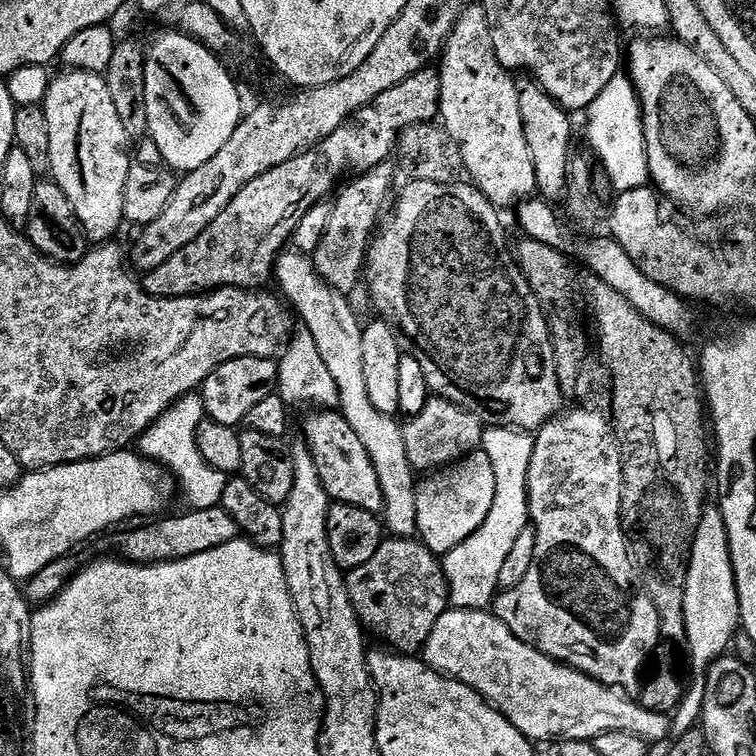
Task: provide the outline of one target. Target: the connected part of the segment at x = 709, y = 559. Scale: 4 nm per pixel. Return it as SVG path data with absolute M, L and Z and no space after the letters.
M705 507L703 516L699 520L688 563L683 609L686 610L686 647L691 653L693 668L702 672L722 655L728 646L731 647L741 625L736 575L733 572L732 555L729 552L729 536L719 507Z

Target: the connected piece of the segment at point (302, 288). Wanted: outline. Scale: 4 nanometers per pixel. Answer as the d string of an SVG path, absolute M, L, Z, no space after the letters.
M284 250L277 256L274 280L275 283L280 283L279 291L283 299L294 309L299 323L308 328L310 334L314 334L314 342L322 353L322 359L325 360L334 383L338 386L340 398L338 411L346 418L346 422L350 422L354 434L358 434L362 446L366 446L366 454L370 454L370 462L374 462L374 470L378 470L378 482L384 494L382 523L385 529L392 536L415 537L418 526L418 506L416 505L418 476L412 471L410 458L406 458L406 442L401 421L396 416L382 414L382 410L377 410L370 402L362 363L364 328L356 317L351 302L348 301L351 299L345 293L331 288L316 273L316 267L311 259L305 253L295 250Z

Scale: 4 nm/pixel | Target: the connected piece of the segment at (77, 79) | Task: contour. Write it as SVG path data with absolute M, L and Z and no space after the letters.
M71 70L61 71L61 76L56 76L51 81L48 93L42 103L44 113L46 114L46 126L50 126L50 154L48 155L48 167L50 169L51 179L55 180L58 186L62 186L62 194L70 198L70 206L74 206L74 214L78 222L84 227L84 232L88 235L89 241L93 245L99 246L105 242L111 241L116 231L121 231L124 219L124 195L126 194L126 178L130 174L134 163L133 153L130 151L130 138L122 126L122 121L118 118L118 113L114 102L110 99L110 86L104 81L103 75L98 72L73 72Z

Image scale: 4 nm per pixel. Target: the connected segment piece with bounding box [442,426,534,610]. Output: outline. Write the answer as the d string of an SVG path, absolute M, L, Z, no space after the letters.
M485 427L482 451L490 458L494 466L496 493L494 506L490 506L490 514L486 514L486 522L466 538L466 542L458 542L454 550L442 557L448 598L451 607L474 608L484 610L495 601L500 583L498 573L502 571L514 541L522 534L522 530L530 527L528 515L528 475L530 474L530 458L534 454L533 433L518 428Z

